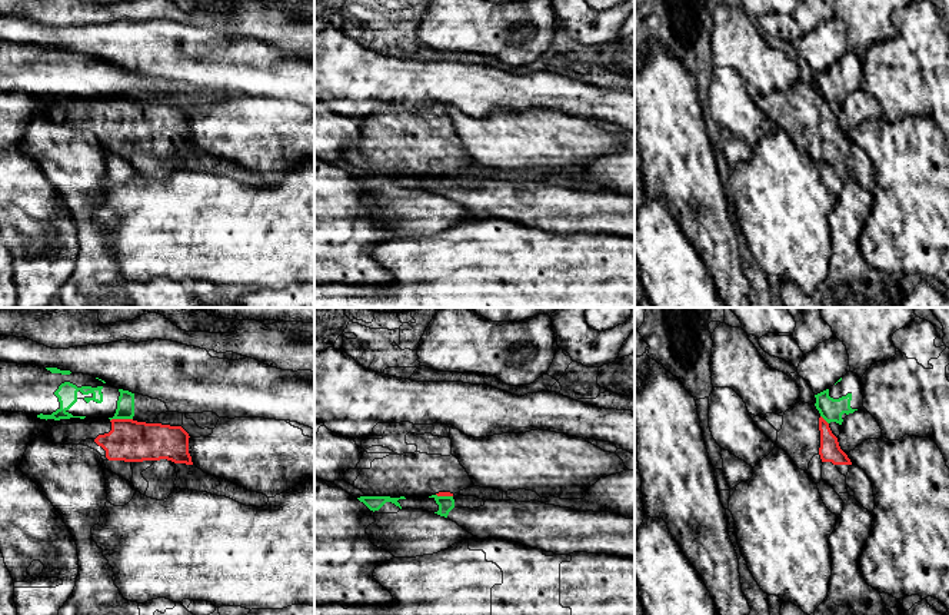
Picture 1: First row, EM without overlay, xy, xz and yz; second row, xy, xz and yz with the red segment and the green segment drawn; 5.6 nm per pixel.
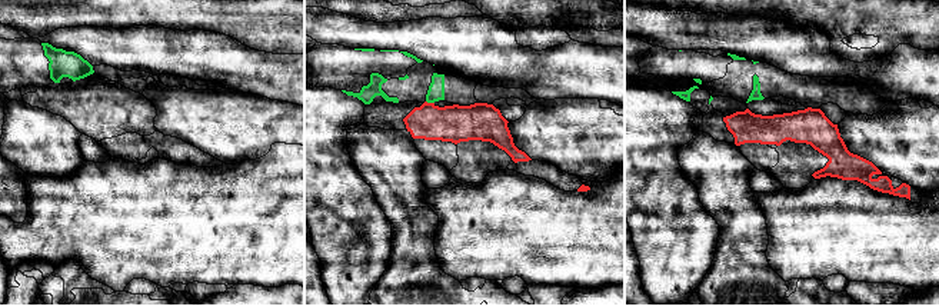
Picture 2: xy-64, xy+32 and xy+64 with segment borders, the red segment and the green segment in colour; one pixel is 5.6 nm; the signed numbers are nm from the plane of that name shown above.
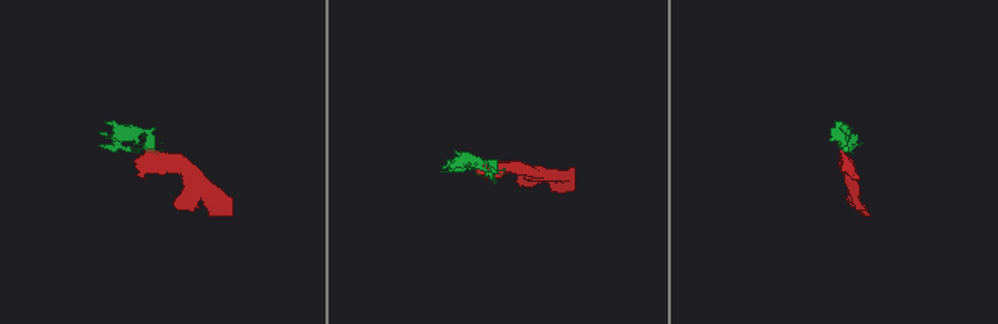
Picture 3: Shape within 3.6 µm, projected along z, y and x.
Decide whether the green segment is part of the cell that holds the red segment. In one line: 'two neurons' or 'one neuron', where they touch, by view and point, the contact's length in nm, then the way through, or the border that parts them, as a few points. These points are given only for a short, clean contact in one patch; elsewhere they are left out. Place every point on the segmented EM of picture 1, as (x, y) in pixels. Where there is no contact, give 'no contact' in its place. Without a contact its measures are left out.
two neurons; meets red in xy at (120, 419); contact 130 nm long; border along xy (132, 418), (113, 418), (110, 421)

